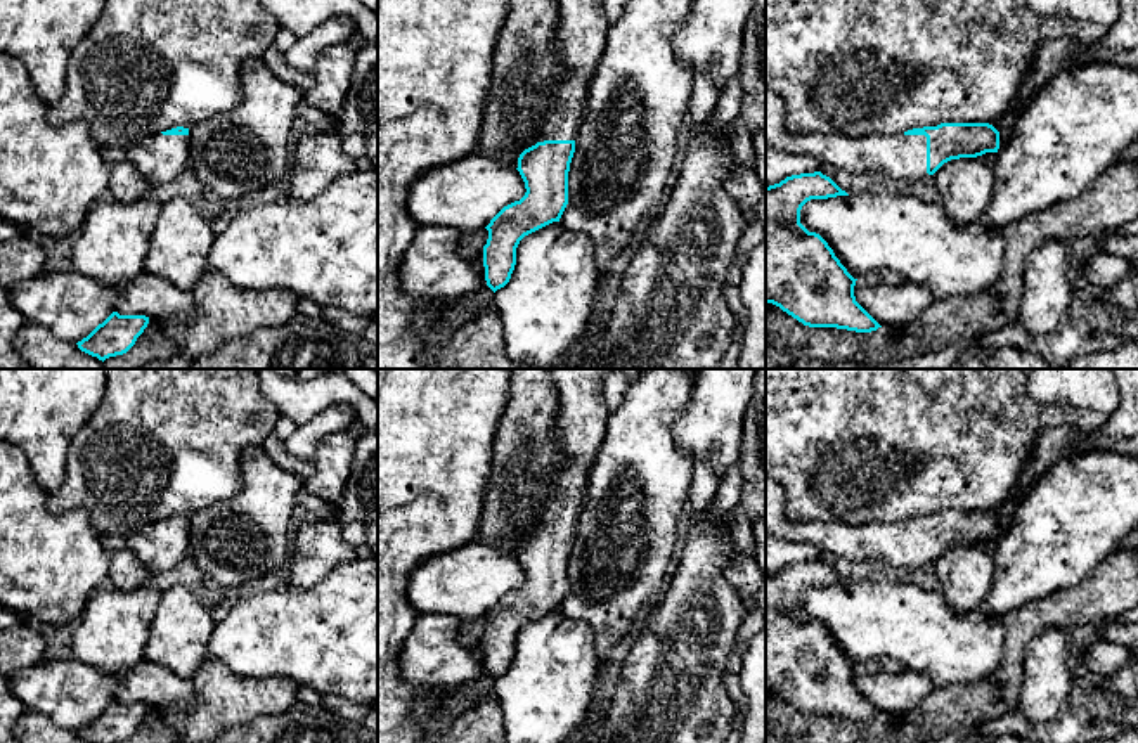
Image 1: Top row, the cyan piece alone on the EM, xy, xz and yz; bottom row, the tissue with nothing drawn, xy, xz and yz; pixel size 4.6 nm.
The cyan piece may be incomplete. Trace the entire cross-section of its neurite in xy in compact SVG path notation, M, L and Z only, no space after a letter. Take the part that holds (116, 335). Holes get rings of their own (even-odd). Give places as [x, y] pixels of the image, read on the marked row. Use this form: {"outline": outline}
{"outline": "M113 312L87 338L78 341L78 348L99 360L126 353L149 324L145 315L120 315Z"}

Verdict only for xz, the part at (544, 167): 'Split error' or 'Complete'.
Split error

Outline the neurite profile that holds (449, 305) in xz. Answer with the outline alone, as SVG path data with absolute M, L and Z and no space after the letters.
M485 272L482 274L483 277L483 282L482 286L469 293L469 294L462 294L462 296L456 296L456 298L442 298L440 303L442 303L442 322L443 326L447 327L449 326L449 320L450 317L457 312L457 310L468 310L473 317L480 312L483 312L476 301L475 301L475 294L478 293L488 293L492 291L488 286L487 286L487 281L485 281Z

